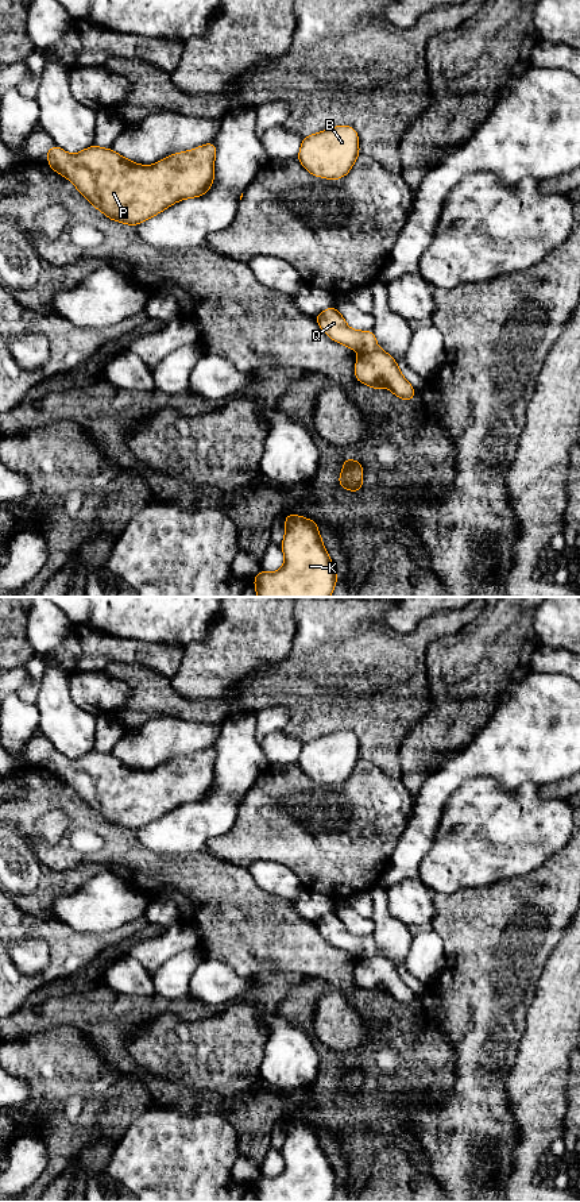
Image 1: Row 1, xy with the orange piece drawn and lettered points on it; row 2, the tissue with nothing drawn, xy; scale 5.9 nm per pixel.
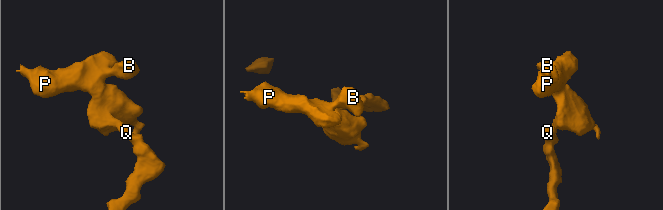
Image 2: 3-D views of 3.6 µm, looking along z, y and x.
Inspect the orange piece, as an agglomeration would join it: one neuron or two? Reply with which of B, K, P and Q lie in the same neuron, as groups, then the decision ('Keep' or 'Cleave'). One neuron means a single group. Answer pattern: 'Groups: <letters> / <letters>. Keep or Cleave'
Groups: B P Q / K. Cleave

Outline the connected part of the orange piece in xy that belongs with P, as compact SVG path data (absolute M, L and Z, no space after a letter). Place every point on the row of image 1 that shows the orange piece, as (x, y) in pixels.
M206 143L194 150L175 153L159 162L144 166L115 153L112 149L103 149L96 145L80 151L67 154L54 145L46 151L49 165L54 172L70 180L81 196L111 220L136 226L146 219L163 212L167 207L183 199L193 199L205 194L213 185L216 143Z

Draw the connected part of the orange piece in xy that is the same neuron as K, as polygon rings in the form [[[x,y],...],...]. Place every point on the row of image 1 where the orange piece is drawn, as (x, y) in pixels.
[[[289,513],[285,523],[281,544],[285,565],[278,571],[255,575],[258,597],[329,597],[339,574],[317,532],[320,524]]]

